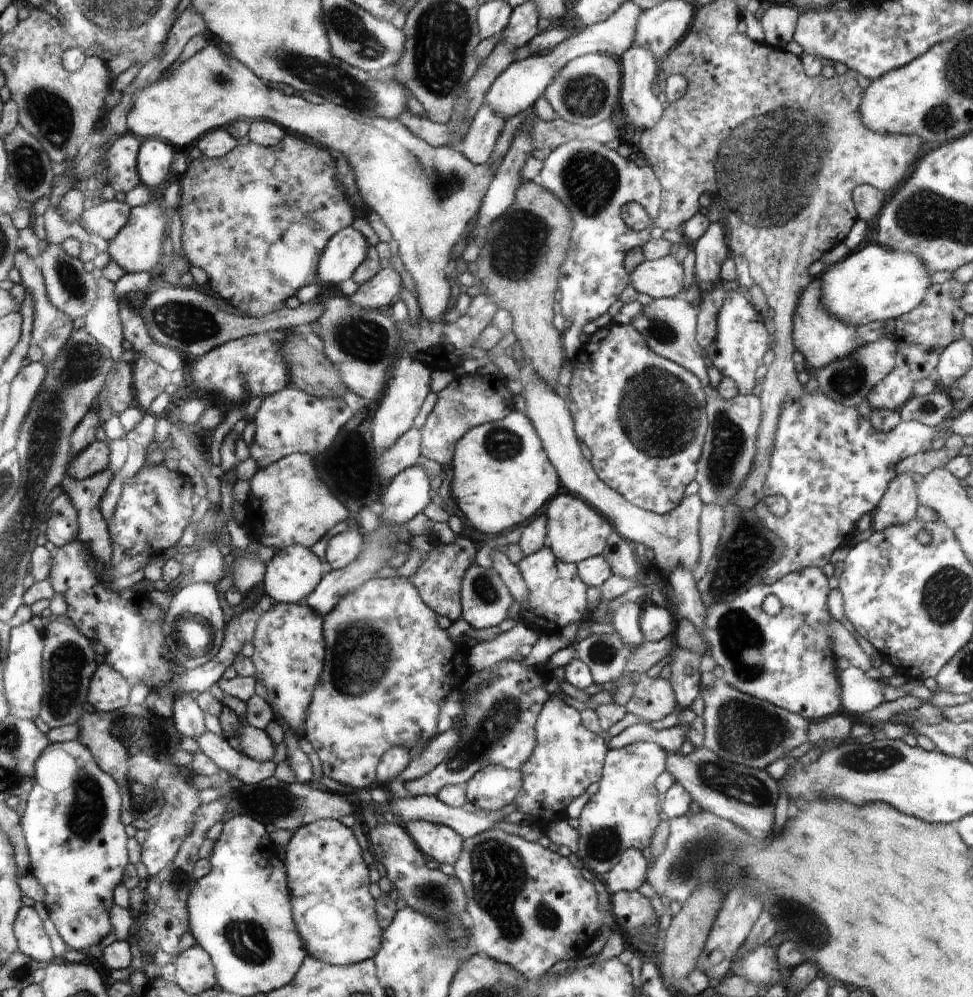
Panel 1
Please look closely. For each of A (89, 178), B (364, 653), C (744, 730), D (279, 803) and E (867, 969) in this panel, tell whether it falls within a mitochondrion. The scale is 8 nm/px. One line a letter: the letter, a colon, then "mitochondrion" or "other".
A: other
B: mitochondrion
C: mitochondrion
D: mitochondrion
E: other

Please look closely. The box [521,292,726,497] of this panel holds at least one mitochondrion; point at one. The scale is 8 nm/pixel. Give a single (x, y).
(660, 413)

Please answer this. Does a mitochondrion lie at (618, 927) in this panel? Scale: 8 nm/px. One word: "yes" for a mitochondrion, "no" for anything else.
no

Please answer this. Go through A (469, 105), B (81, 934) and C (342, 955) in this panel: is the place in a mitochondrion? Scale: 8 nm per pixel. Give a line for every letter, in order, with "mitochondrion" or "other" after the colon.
A: mitochondrion
B: other
C: other

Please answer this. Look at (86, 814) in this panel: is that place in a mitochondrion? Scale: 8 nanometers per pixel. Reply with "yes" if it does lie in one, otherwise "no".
yes

